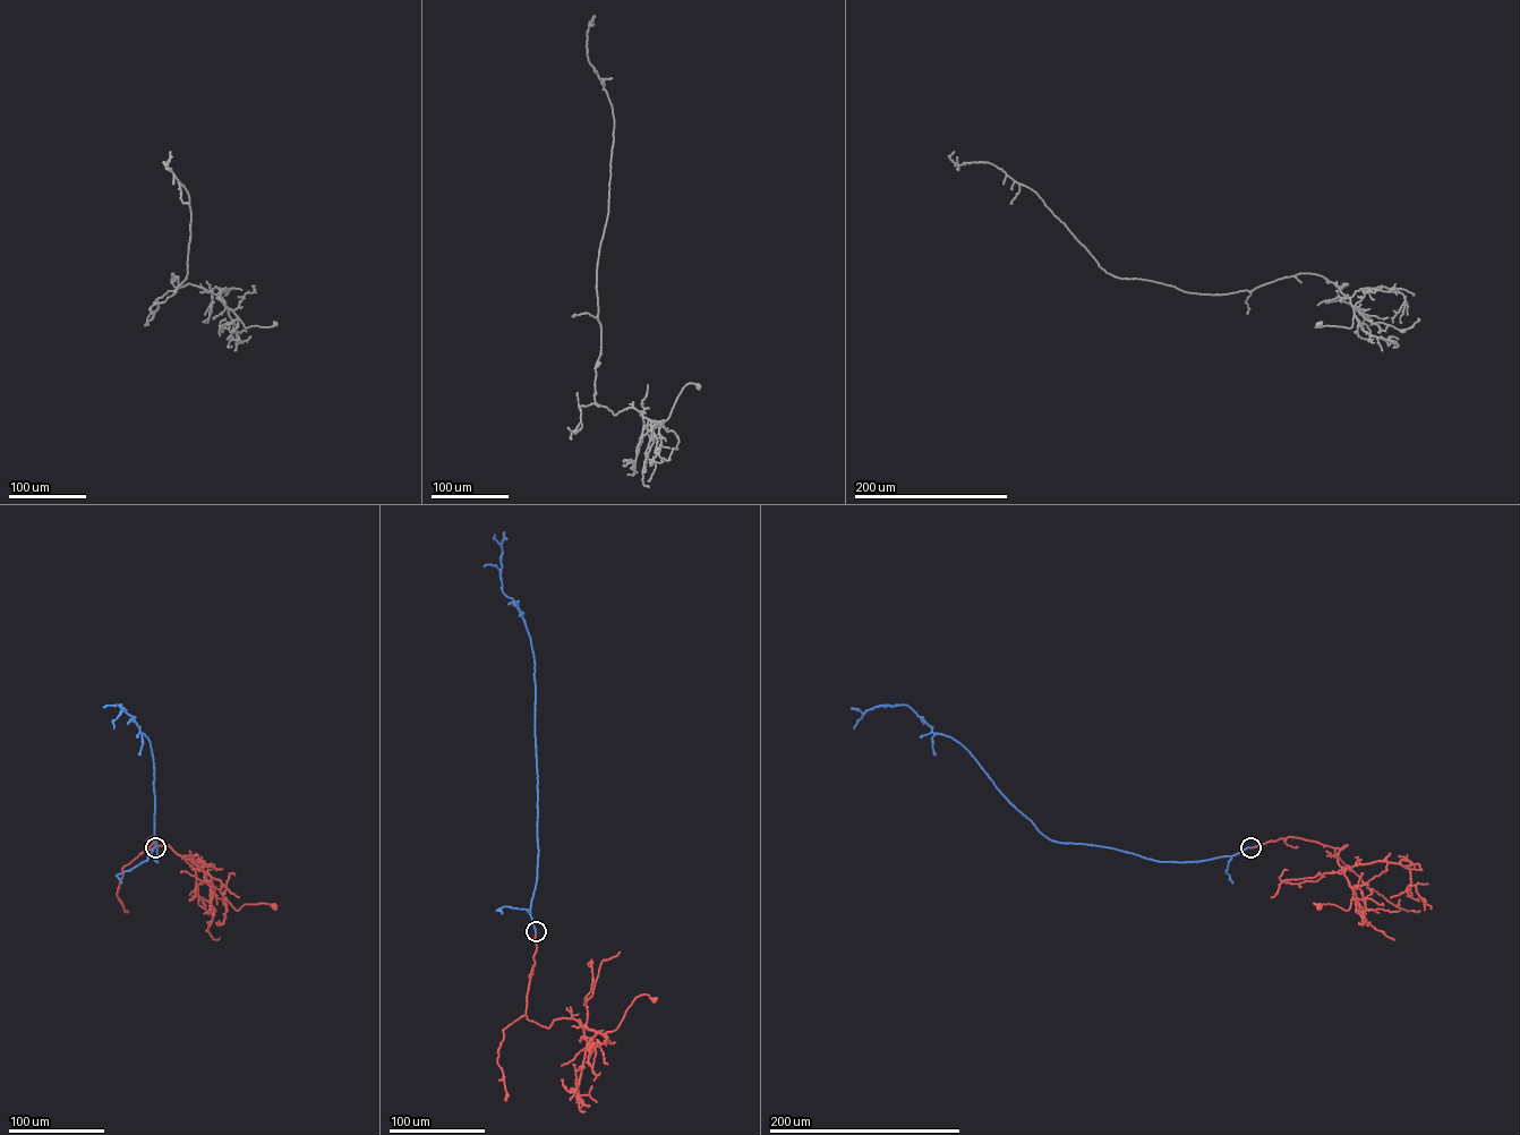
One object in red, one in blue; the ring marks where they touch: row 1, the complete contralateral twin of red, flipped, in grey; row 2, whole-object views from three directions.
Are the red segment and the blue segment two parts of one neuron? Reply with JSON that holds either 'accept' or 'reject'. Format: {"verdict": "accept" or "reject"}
{"verdict": "accept"}

